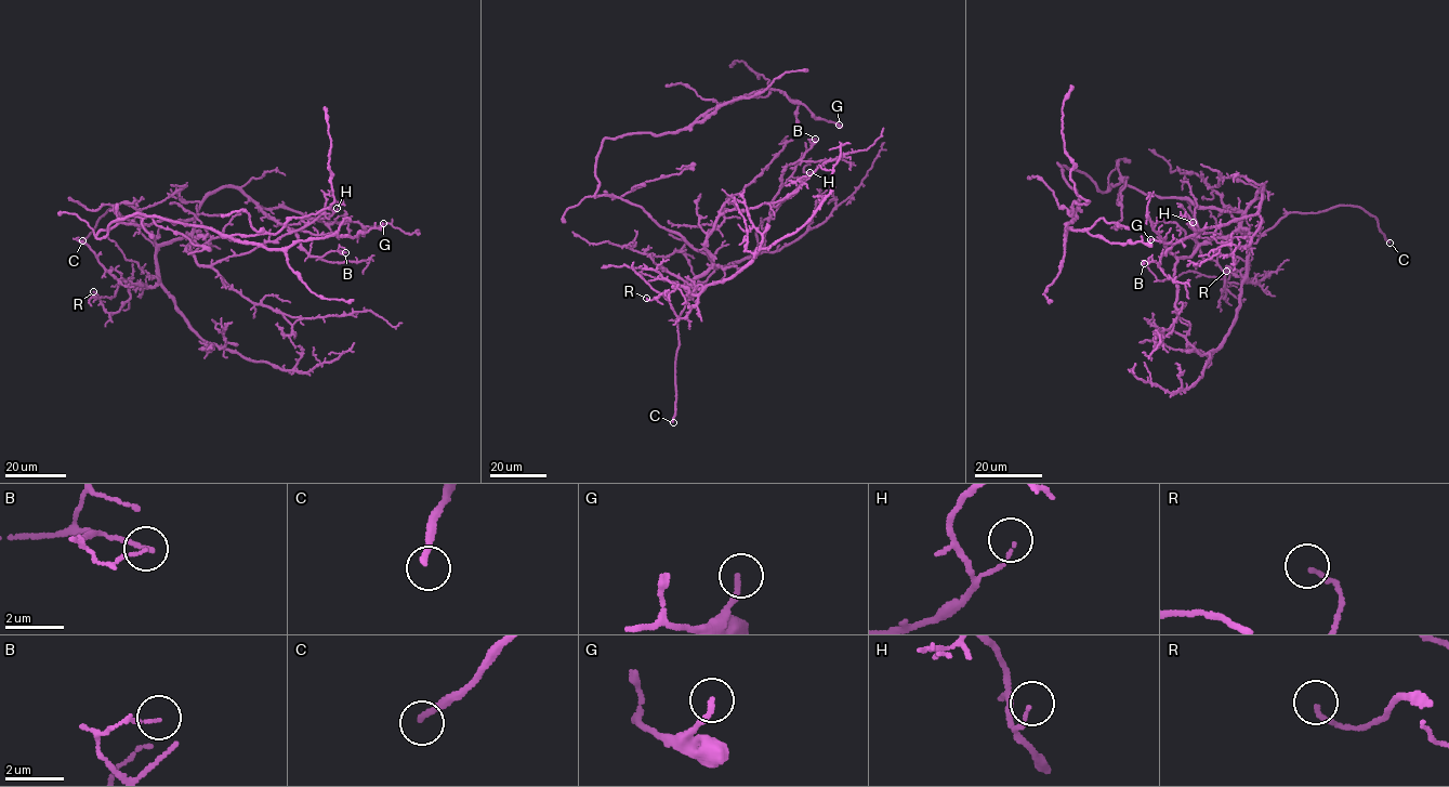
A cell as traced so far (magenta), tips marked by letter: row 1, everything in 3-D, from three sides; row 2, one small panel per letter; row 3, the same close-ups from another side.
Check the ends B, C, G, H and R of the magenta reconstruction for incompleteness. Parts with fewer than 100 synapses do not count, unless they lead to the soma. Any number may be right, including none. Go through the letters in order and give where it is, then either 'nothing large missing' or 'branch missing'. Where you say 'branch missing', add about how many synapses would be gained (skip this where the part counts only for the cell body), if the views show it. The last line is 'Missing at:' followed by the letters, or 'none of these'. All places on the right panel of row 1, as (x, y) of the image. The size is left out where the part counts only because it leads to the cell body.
B: place (1144, 263); nothing large missing
C: place (1390, 243); branch missing
G: place (1150, 239); nothing large missing
H: place (1193, 222); nothing large missing
R: place (1226, 271); nothing large missing
Missing at: C

